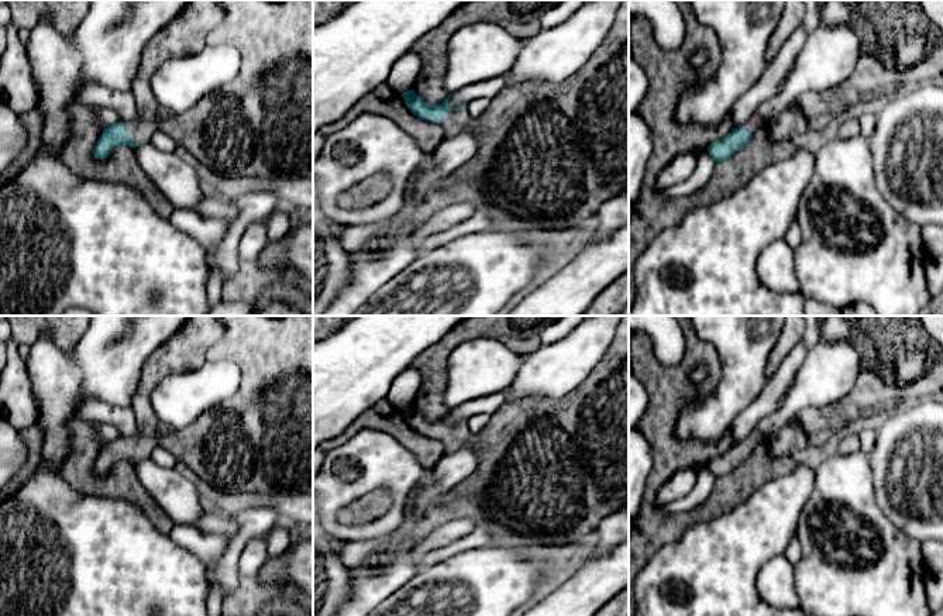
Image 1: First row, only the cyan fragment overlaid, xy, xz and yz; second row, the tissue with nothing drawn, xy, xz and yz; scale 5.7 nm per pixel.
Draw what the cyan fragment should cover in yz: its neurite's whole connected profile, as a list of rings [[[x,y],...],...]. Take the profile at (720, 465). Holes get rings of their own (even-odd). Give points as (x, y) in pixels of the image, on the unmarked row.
[[[754,429],[741,443],[732,445],[730,450],[710,460],[708,468],[716,479],[722,478],[746,462],[754,448],[765,441],[768,441],[768,436]]]

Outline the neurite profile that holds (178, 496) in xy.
[[[151,457],[134,465],[141,485],[173,523],[193,526],[210,506],[200,502],[196,486],[178,471],[159,467]]]

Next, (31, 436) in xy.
[[[34,424],[20,430],[28,455],[18,474],[0,491],[0,503],[13,495],[37,469],[42,461],[42,430]]]

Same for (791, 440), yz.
[[[796,417],[778,433],[770,436],[768,445],[774,457],[799,457],[811,452],[808,434]]]

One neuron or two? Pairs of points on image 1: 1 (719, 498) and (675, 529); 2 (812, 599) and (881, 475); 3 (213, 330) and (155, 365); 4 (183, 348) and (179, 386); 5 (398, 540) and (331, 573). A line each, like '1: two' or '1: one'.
1: one
2: two
3: one
4: two
5: two

